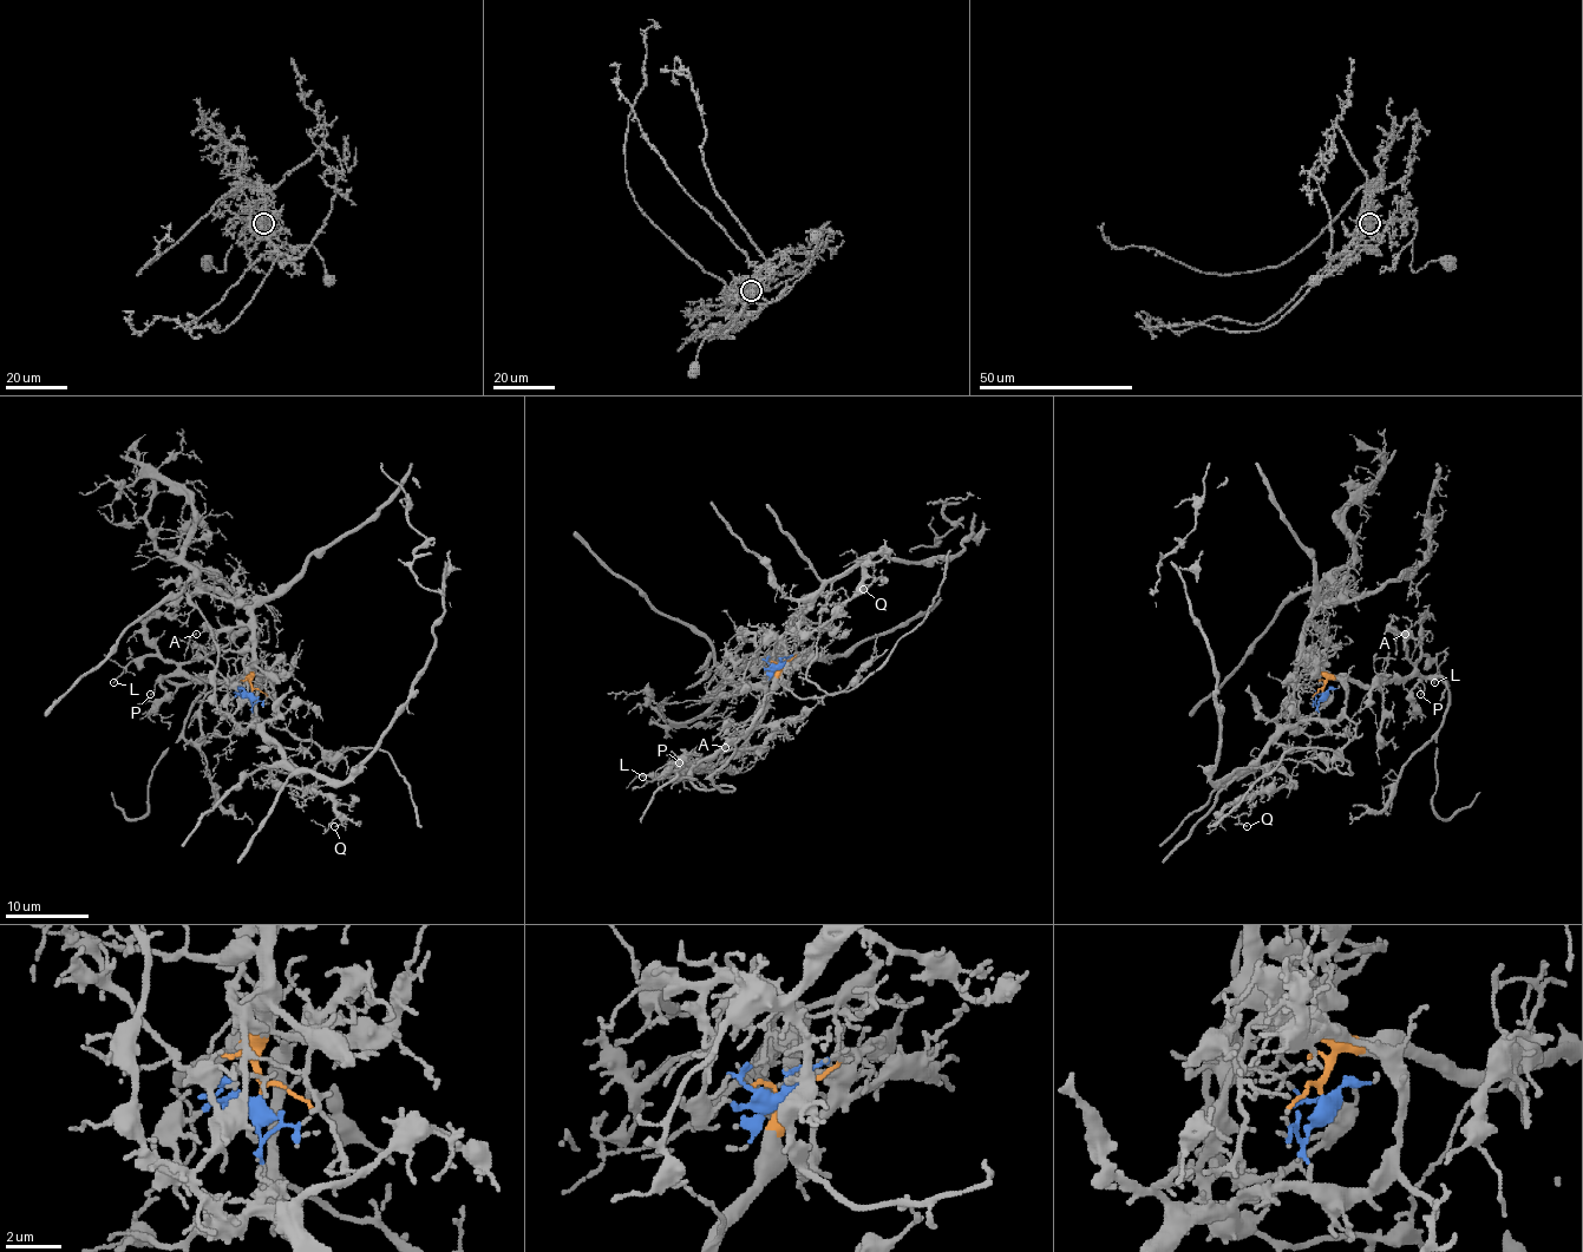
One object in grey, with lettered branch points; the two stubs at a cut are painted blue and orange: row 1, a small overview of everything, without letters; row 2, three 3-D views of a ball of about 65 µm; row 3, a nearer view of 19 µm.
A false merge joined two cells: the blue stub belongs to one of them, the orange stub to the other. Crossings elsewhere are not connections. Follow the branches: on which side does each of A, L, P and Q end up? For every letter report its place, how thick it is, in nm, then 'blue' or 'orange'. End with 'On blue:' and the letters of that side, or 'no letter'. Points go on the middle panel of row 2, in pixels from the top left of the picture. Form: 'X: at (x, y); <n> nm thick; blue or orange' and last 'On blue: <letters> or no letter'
A: at (725, 747); 120 nm thick; orange
L: at (642, 777); 130 nm thick; orange
P: at (679, 762); 110 nm thick; orange
Q: at (863, 589); 120 nm thick; blue
On blue: Q

